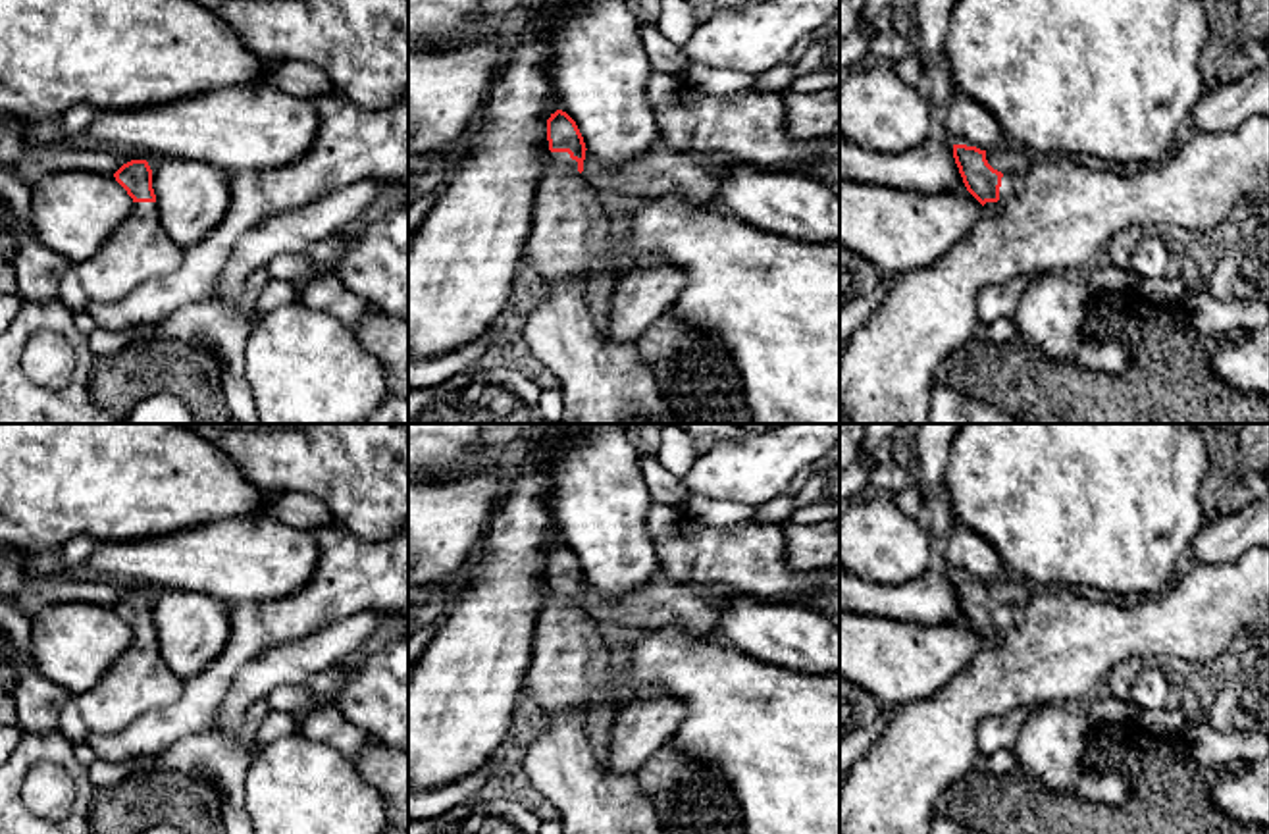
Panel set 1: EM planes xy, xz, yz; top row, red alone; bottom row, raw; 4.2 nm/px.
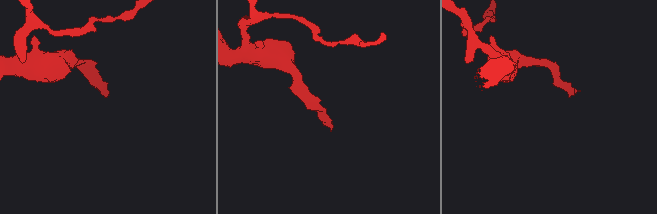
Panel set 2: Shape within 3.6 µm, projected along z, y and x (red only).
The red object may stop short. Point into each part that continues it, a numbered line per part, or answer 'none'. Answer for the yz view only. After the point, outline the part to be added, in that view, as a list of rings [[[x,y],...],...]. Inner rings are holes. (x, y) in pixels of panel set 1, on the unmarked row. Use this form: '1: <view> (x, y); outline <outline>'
1: yz (1010, 590); outline [[[1003,572],[999,578],[986,582],[986,591],[1003,607],[1023,607],[1030,601],[1034,587],[1023,578]]]

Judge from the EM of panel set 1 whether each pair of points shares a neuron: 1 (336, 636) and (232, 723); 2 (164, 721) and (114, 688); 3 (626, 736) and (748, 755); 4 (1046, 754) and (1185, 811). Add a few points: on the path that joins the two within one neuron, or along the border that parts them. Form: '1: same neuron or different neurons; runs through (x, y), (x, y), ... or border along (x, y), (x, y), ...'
1: same neuron; runs through (307, 657), (274, 667), (247, 694)
2: different neurons; border along (183, 682), (172, 703), (108, 732)
3: different neurons; border along (678, 696), (684, 703), (684, 719), (669, 740)
4: different neurons; border along (1094, 761), (1135, 782), (1123, 806)

